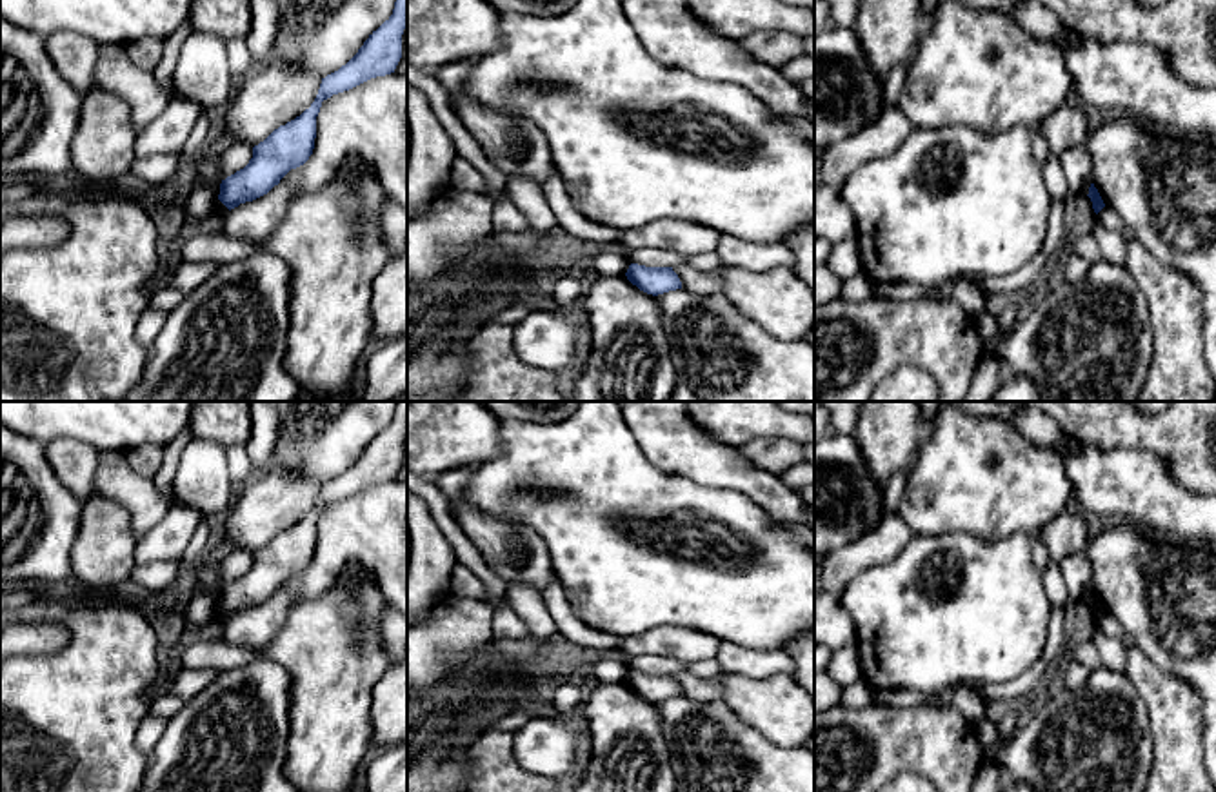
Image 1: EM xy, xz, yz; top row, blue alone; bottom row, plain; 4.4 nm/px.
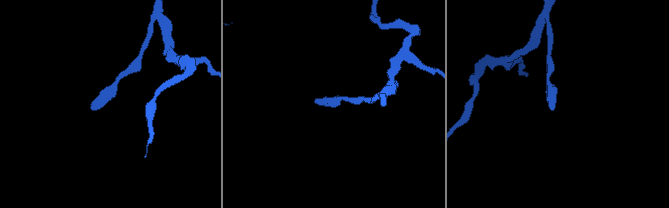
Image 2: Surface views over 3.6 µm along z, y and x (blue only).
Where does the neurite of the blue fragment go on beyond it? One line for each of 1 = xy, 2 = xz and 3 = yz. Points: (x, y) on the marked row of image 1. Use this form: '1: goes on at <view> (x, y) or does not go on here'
1: does not go on here
2: does not go on here
3: does not go on here

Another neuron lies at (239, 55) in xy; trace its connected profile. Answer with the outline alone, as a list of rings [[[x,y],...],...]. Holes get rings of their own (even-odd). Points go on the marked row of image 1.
[[[244,36],[225,42],[229,71],[234,84],[240,84],[247,76],[247,69],[253,62],[251,51]]]

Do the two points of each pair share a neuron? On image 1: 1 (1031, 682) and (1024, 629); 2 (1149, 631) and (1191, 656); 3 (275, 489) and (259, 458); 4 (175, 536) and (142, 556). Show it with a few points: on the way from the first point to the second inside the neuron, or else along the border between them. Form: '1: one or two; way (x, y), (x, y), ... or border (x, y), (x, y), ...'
1: two; border (1049, 627), (1042, 653), (1016, 676), (991, 685)
2: one; way (1160, 631), (1166, 631), (1180, 645)
3: two; border (273, 465), (268, 471)
4: one; way (168, 540), (149, 549)

